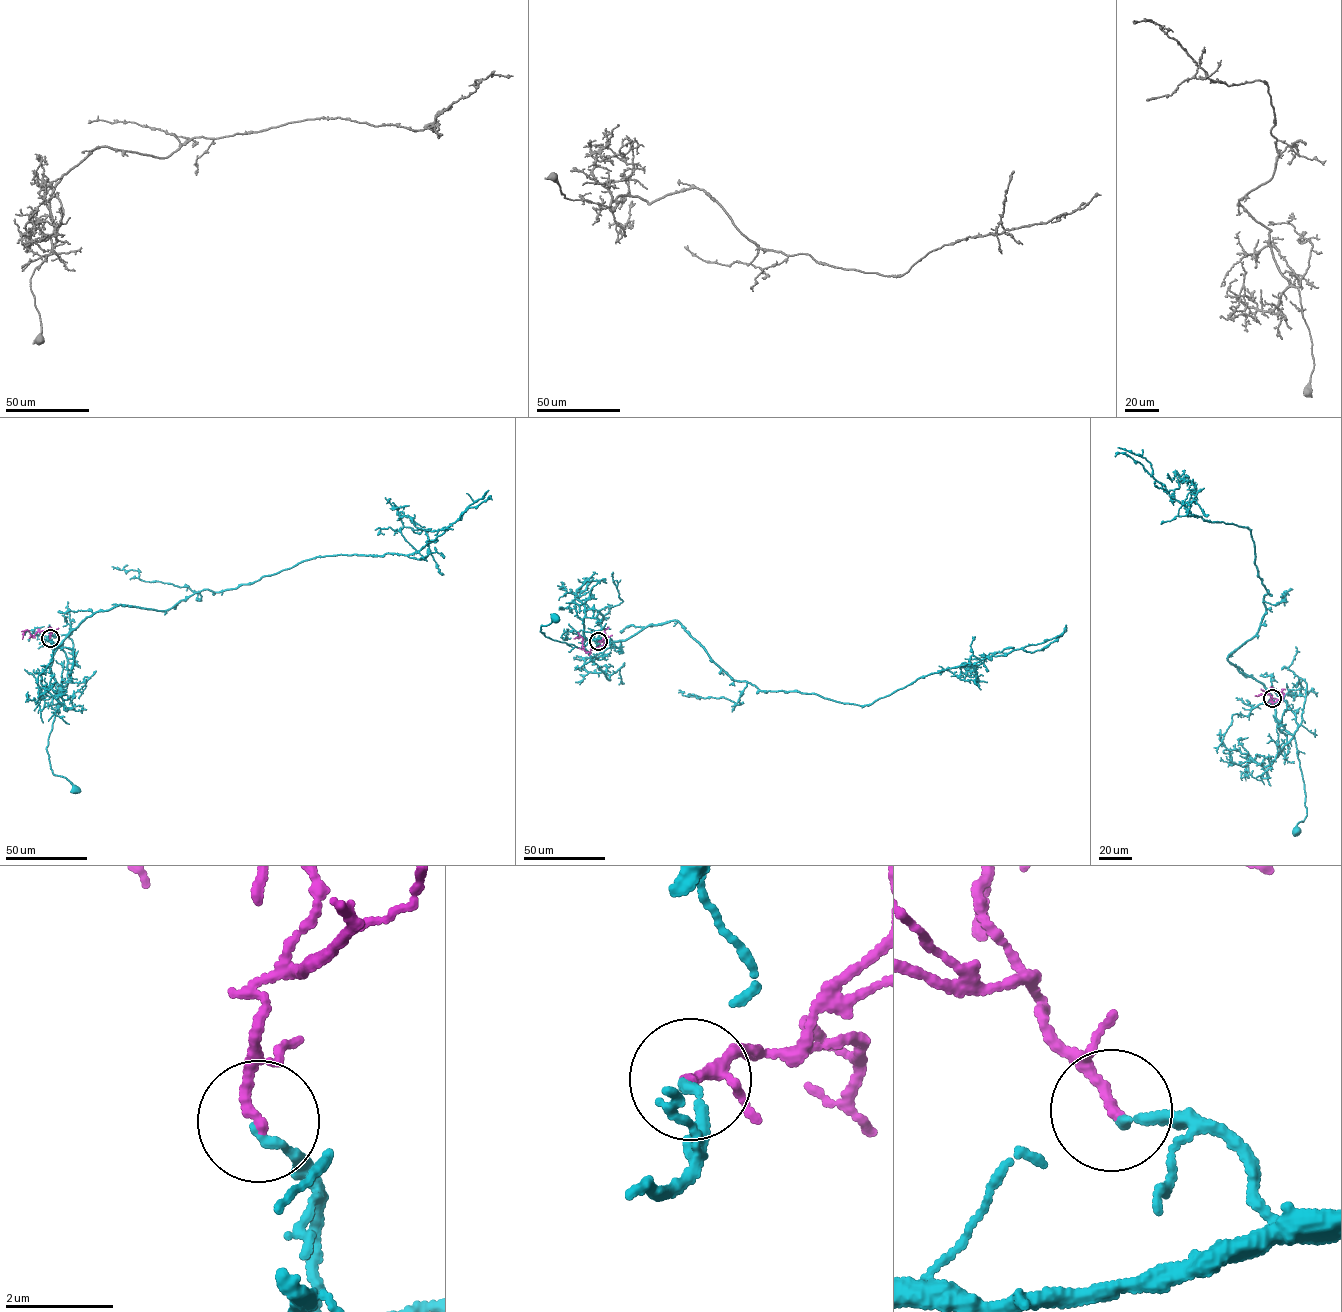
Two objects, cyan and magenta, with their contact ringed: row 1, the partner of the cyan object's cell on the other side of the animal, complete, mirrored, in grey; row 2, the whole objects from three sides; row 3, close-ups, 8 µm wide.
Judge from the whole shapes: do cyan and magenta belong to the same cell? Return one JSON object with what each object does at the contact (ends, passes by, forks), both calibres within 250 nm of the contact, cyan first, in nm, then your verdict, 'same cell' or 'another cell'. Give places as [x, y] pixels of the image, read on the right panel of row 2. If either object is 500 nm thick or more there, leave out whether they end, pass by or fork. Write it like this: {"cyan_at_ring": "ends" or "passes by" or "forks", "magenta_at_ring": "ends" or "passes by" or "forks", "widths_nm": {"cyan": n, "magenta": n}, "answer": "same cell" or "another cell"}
{"cyan_at_ring": "ends", "magenta_at_ring": "ends", "widths_nm": {"cyan": 150, "magenta": 180}, "answer": "same cell"}

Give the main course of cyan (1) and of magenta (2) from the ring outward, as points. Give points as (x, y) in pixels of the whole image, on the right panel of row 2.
1: (1272, 698), (1277, 701), (1283, 698), (1297, 723), (1293, 735), (1304, 783), (1307, 815), (1295, 830)
2: (1272, 698), (1268, 691), (1271, 687), (1282, 692), (1280, 700), (1270, 699), (1275, 708)

